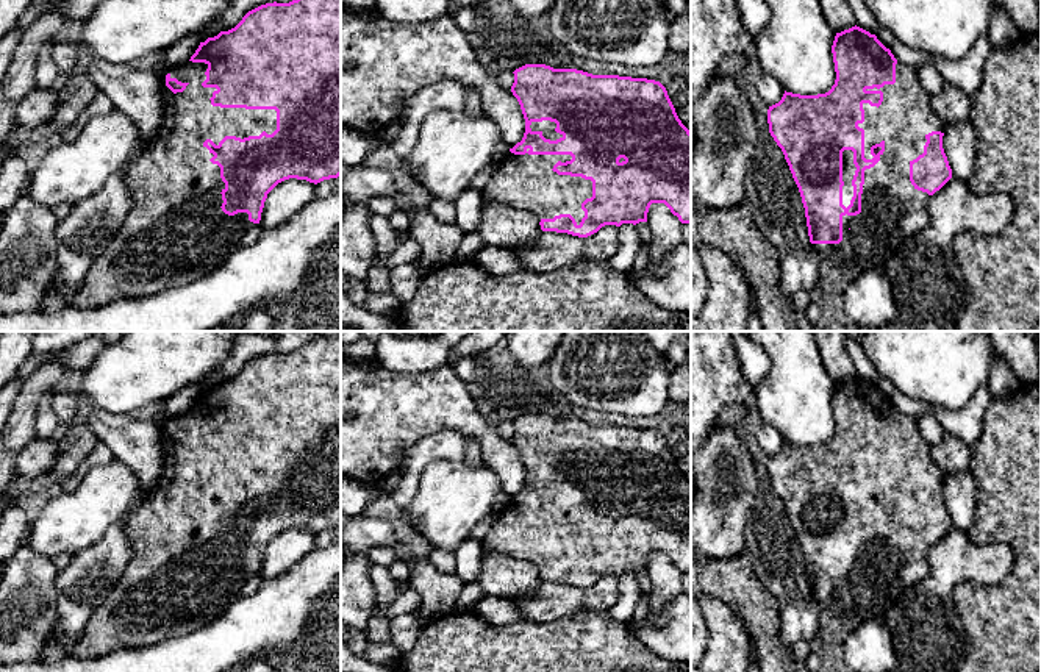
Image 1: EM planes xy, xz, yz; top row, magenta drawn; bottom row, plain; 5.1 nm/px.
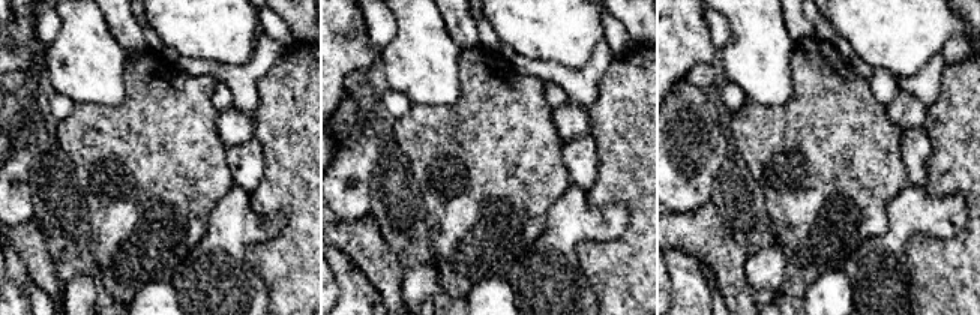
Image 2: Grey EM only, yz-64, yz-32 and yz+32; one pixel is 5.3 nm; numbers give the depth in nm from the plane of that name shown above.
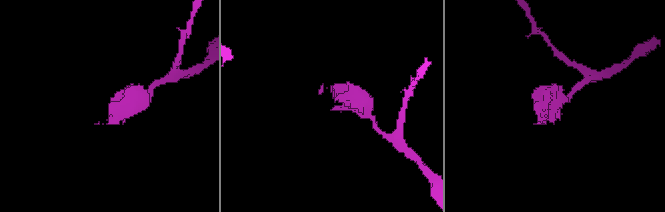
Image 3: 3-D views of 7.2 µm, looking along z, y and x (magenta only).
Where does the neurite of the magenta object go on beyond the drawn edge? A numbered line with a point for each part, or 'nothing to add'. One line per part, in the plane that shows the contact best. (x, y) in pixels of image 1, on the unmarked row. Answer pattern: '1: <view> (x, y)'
1: xy (175, 582)

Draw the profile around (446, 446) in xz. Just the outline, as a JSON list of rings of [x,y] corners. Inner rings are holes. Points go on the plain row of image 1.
[[[450,430],[433,433],[411,445],[397,469],[400,483],[394,491],[381,486],[400,508],[405,508],[416,497],[420,474],[425,466],[436,461],[461,461],[466,456],[466,439]]]

